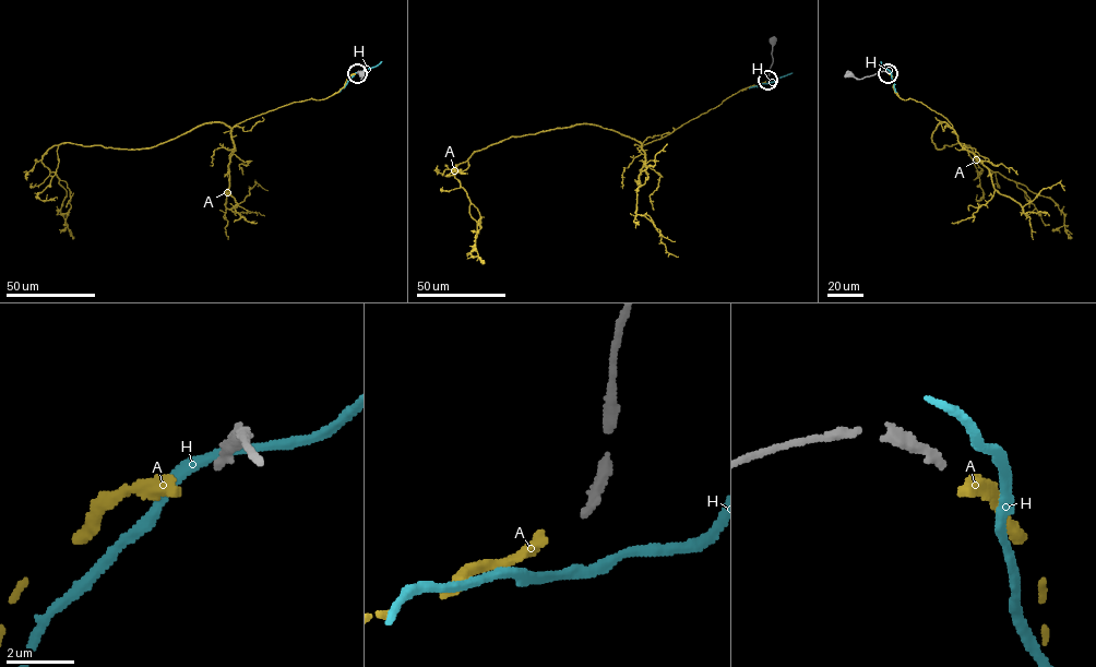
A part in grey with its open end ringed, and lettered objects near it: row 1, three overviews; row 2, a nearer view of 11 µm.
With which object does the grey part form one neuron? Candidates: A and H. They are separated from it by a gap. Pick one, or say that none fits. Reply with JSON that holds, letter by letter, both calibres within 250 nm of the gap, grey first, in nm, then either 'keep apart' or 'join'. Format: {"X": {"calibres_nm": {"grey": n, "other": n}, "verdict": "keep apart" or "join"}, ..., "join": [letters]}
{"A": {"calibres_nm": {"grey": 260, "other": 380}, "verdict": "join"}, "H": {"calibres_nm": {"grey": 260, "other": 280}, "verdict": "keep apart"}, "join": ["A"]}

